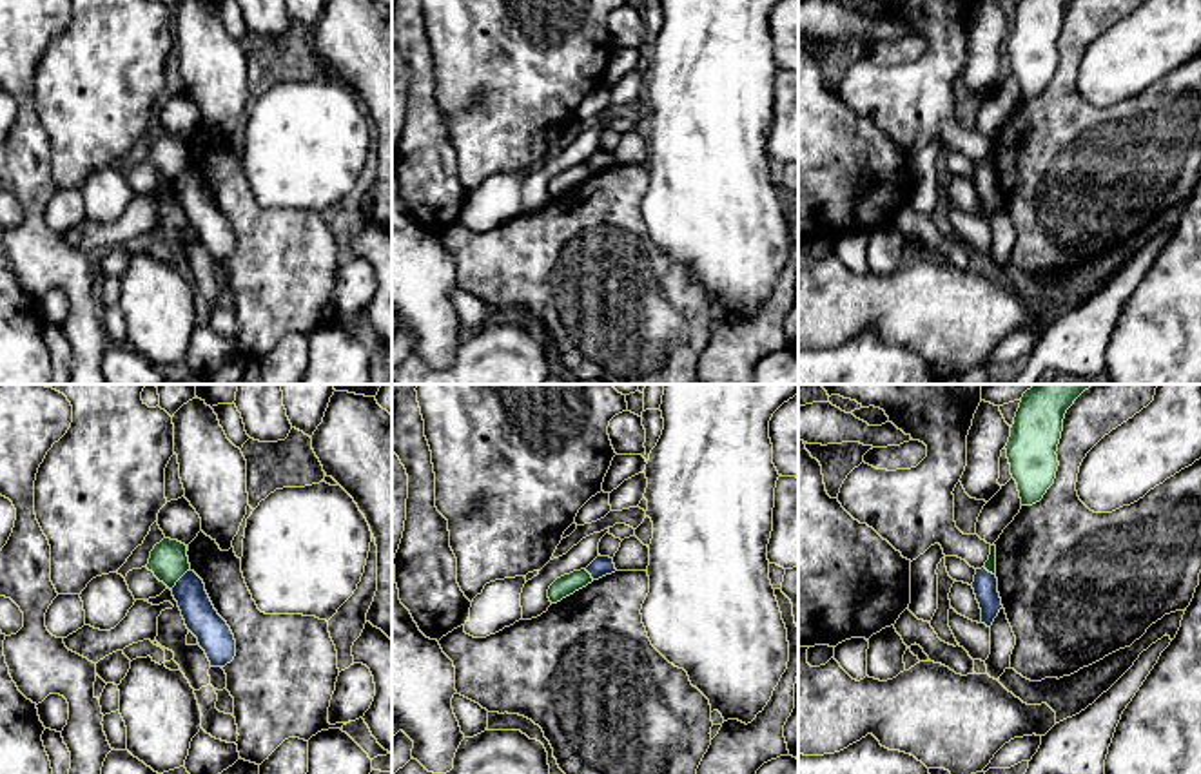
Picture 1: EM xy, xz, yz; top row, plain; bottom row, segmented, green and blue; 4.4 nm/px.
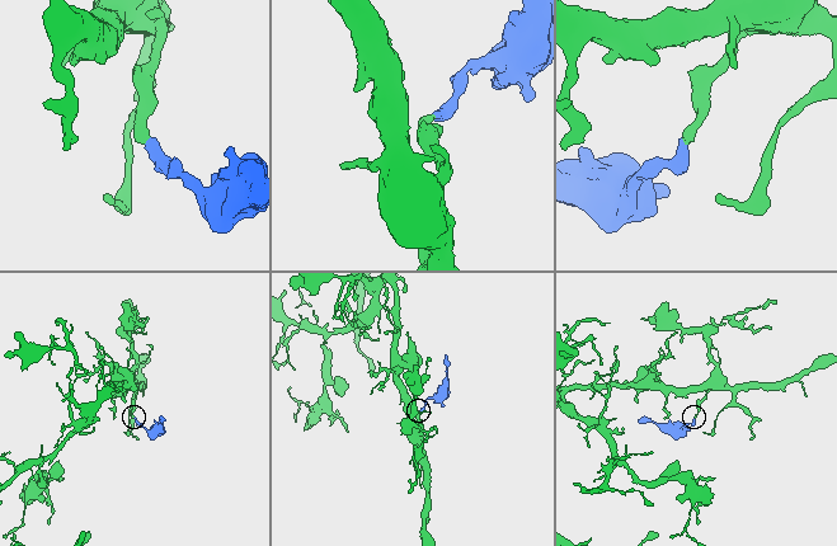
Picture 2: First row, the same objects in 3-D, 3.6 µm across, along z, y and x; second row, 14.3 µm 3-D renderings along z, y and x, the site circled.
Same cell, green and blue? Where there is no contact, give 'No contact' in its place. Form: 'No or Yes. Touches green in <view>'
No. Touches green in xy

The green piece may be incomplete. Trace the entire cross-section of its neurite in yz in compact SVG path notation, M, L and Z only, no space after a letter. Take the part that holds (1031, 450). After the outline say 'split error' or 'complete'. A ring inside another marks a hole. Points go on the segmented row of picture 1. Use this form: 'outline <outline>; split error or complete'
outline M1034 384L1023 393L1005 446L1021 506L1040 502L1054 484L1065 413L1090 386Z; complete

